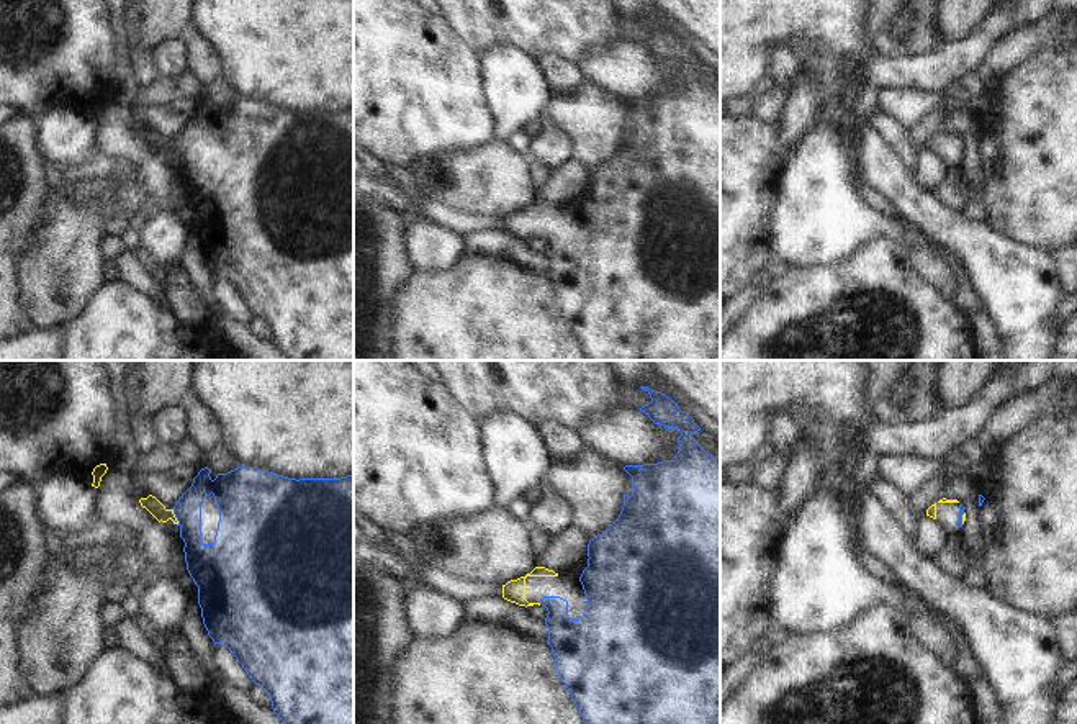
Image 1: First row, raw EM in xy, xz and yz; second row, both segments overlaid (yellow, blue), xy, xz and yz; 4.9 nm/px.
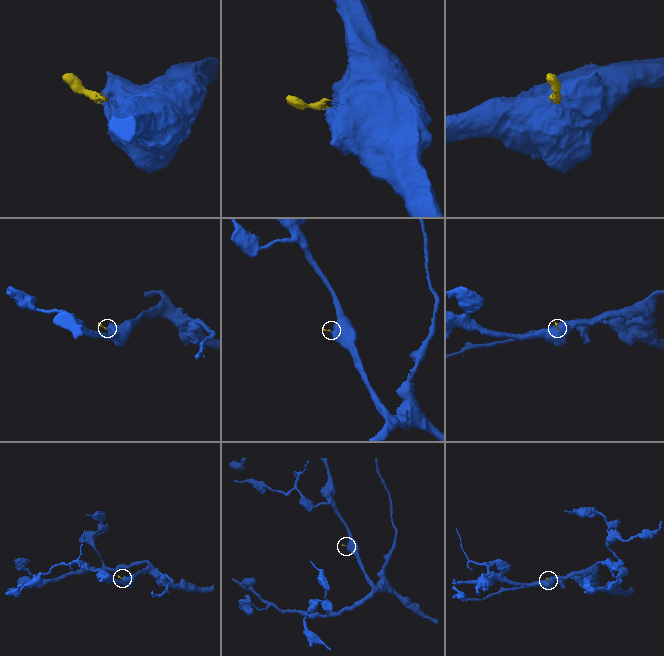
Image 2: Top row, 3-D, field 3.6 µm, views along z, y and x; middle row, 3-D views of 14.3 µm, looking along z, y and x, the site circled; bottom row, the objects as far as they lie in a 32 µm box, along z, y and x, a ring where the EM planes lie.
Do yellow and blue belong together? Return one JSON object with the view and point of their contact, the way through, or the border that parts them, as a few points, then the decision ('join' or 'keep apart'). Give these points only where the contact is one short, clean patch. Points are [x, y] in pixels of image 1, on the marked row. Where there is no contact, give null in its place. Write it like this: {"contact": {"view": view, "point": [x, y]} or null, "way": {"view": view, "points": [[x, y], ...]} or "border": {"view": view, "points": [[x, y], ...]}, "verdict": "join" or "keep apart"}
{"contact": {"view": "xy", "point": [175, 518]}, "way": {"view": "xy", "points": [[151, 503], [162, 515], [175, 518], [190, 531], [203, 561]]}, "verdict": "join"}

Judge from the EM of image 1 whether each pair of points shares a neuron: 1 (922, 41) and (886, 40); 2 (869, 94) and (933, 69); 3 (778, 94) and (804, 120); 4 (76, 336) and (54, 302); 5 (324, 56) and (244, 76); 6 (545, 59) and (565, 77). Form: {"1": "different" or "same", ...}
{"1": "same", "2": "different", "3": "different", "4": "different", "5": "same", "6": "same"}

